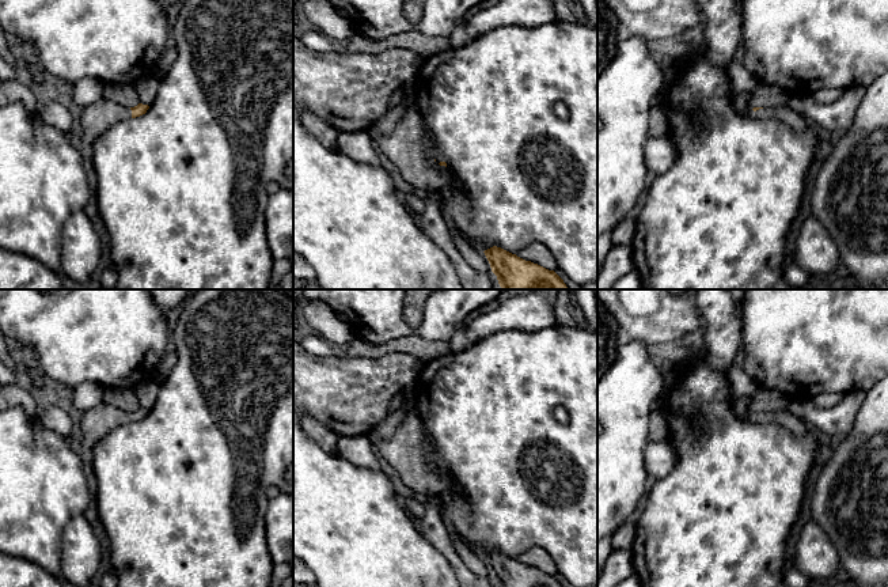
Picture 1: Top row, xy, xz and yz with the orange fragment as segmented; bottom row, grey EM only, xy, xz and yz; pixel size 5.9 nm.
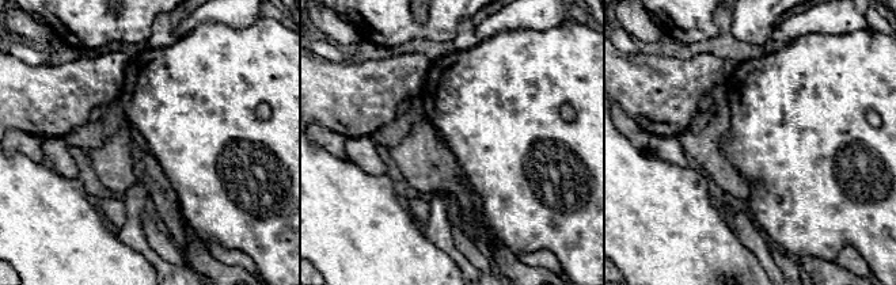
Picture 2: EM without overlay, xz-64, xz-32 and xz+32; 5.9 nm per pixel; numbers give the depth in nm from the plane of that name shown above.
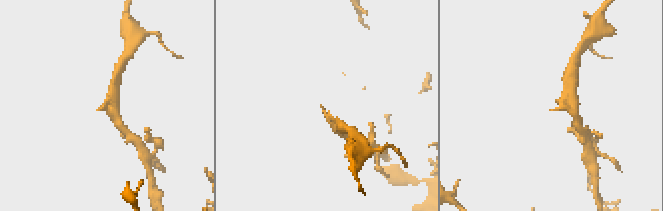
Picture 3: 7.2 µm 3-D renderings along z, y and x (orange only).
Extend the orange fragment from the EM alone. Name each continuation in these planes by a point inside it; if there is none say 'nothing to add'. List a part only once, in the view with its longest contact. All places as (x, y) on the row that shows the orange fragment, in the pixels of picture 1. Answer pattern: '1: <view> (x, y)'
1: yz (784, 113)

